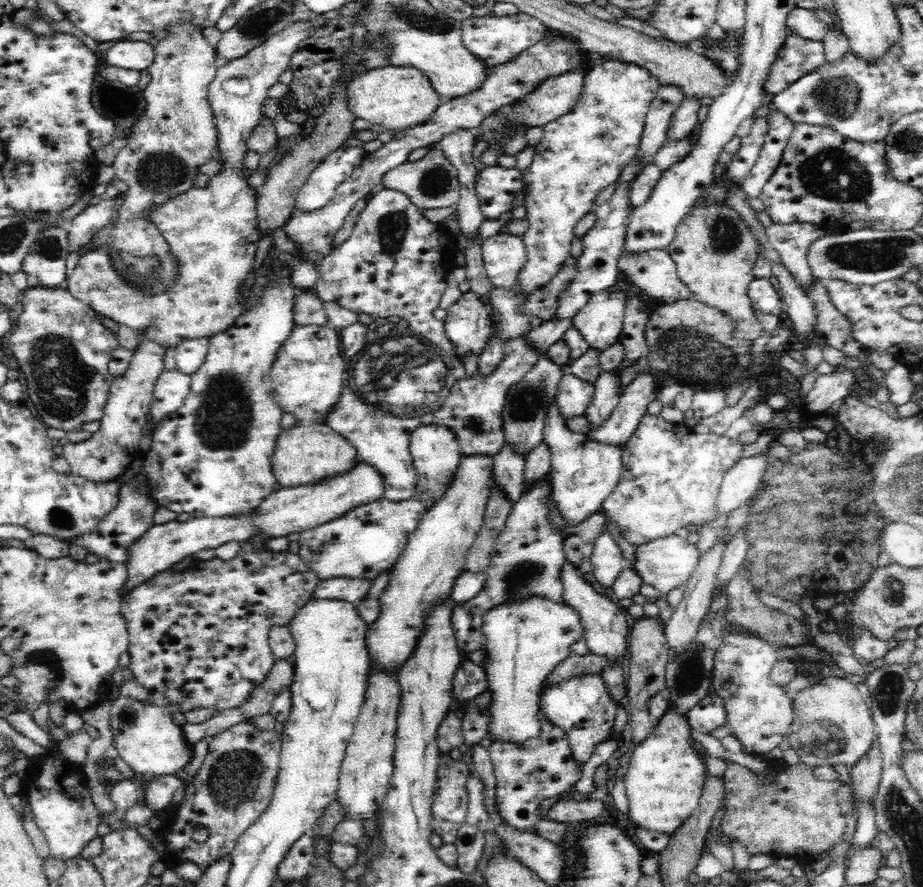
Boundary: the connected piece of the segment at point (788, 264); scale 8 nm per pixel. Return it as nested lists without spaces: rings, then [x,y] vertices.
[[[811,222],[773,223],[767,228],[772,247],[780,254],[784,267],[794,275],[803,288],[808,288],[814,282],[812,270],[808,267],[808,248],[827,232],[825,227],[815,226]]]

